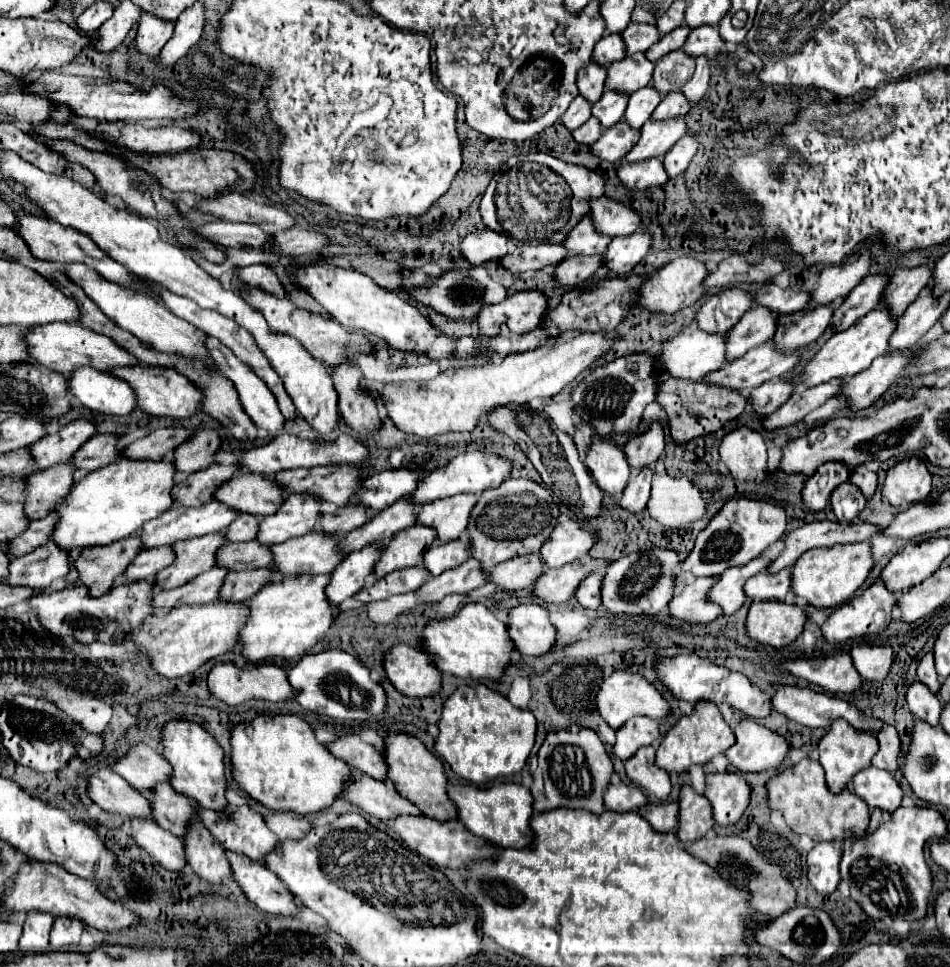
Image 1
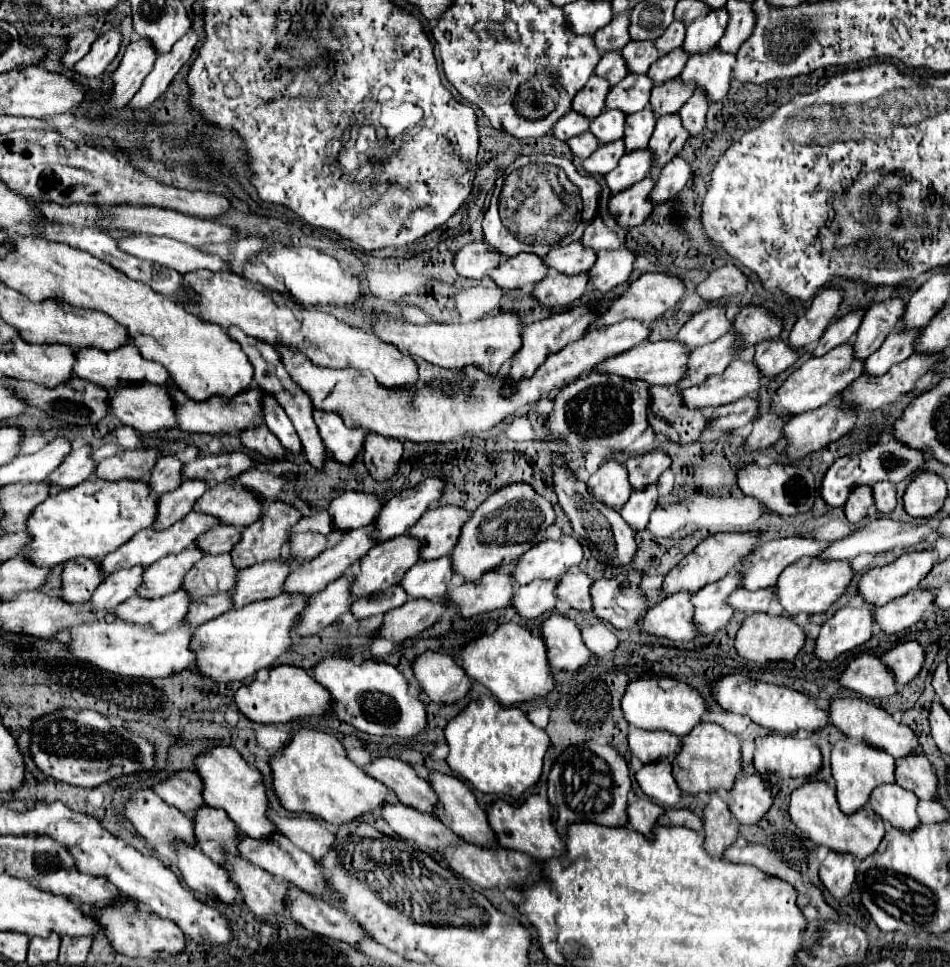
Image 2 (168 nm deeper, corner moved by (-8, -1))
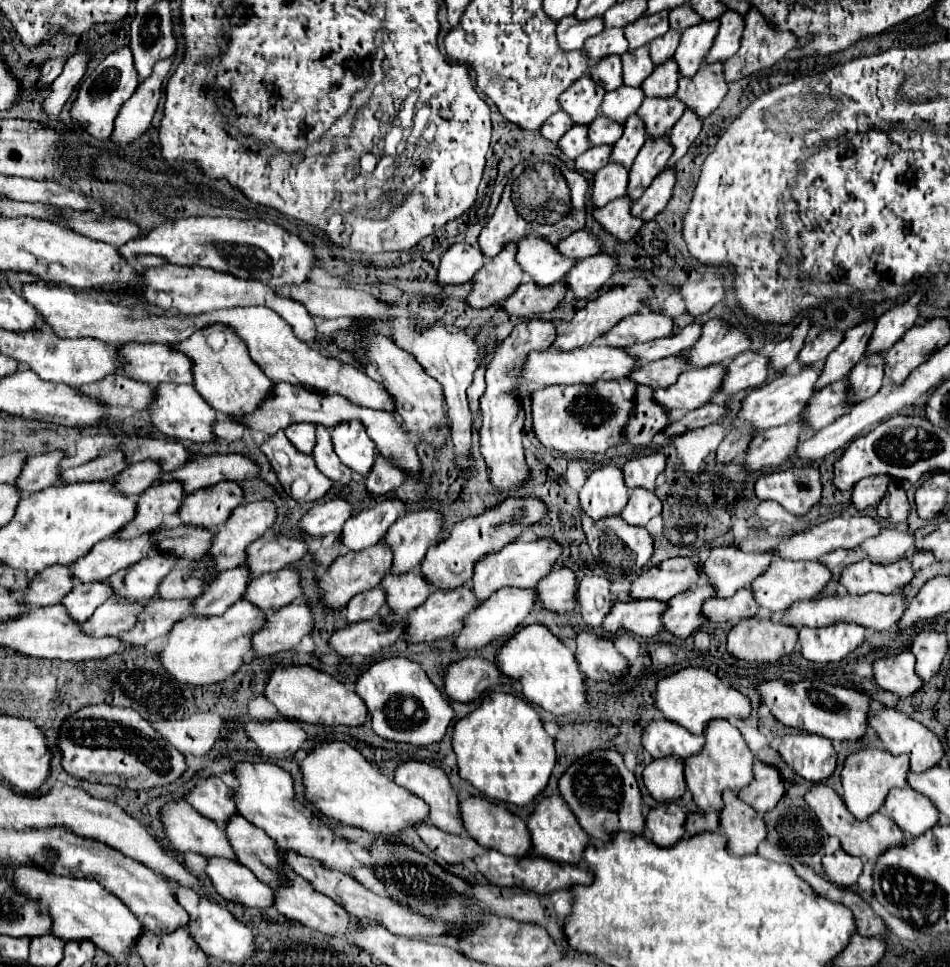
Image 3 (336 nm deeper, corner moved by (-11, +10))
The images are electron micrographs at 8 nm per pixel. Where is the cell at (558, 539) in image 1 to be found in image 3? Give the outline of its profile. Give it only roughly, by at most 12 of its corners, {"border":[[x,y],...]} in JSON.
{"border":[[553,540],[511,542],[475,562],[471,590],[535,588],[561,554]]}

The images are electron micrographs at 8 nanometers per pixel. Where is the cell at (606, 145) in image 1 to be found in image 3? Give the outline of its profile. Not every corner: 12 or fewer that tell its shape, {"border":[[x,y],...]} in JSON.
{"border":[[591,146],[575,170],[595,174],[609,162],[611,146]]}

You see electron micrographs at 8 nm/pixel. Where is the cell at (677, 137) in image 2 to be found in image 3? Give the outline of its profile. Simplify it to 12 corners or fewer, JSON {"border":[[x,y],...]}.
{"border":[[647,138],[631,170],[627,196],[639,200],[671,156],[669,138]]}

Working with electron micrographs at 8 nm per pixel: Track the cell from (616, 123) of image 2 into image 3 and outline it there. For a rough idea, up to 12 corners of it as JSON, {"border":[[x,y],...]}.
{"border":[[605,116],[589,124],[591,146],[615,144],[623,126]]}

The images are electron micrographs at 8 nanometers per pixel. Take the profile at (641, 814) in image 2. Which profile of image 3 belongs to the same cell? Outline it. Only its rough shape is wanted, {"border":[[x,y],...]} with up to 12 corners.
{"border":[[675,802],[649,810],[653,844],[669,848],[685,836],[687,814]]}

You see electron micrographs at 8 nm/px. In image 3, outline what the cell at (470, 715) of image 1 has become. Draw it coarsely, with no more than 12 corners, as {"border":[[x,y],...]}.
{"border":[[489,692],[455,724],[459,776],[527,806],[557,760],[525,698]]}

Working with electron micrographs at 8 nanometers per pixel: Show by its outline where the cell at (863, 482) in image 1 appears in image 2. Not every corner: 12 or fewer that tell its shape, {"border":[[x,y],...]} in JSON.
{"border":[[892,483],[872,485],[876,509],[890,513],[896,507],[896,489]]}

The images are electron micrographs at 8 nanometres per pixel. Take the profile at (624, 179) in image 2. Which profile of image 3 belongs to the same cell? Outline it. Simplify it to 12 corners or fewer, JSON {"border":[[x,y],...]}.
{"border":[[607,164],[593,176],[593,208],[625,194],[629,170]]}

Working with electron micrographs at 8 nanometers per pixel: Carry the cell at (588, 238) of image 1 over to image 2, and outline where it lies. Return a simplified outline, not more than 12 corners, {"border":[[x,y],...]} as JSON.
{"border":[[582,241],[554,247],[544,263],[574,275],[596,263]]}

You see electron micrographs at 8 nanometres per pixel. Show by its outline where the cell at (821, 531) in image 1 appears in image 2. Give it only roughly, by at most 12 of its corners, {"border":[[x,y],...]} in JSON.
{"border":[[794,535],[760,543],[744,559],[742,587],[776,585],[780,573],[830,543]]}

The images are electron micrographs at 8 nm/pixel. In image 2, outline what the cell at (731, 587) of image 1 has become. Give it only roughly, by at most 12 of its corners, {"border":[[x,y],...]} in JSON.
{"border":[[734,569],[692,597],[700,633],[726,627],[728,595],[740,587]]}

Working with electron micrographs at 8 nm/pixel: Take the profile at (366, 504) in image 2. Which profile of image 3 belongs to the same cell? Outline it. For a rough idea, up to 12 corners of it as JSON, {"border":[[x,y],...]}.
{"border":[[343,498],[313,504],[297,522],[307,536],[337,536],[351,516]]}

